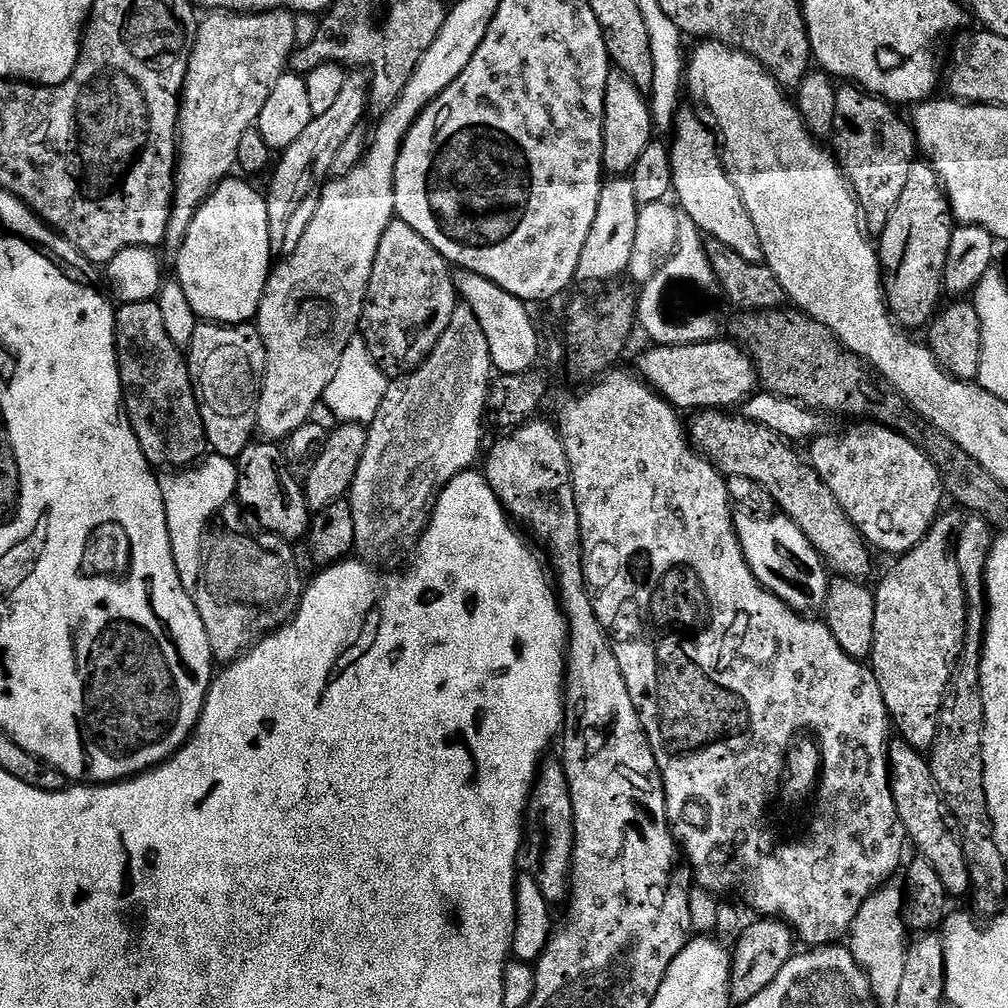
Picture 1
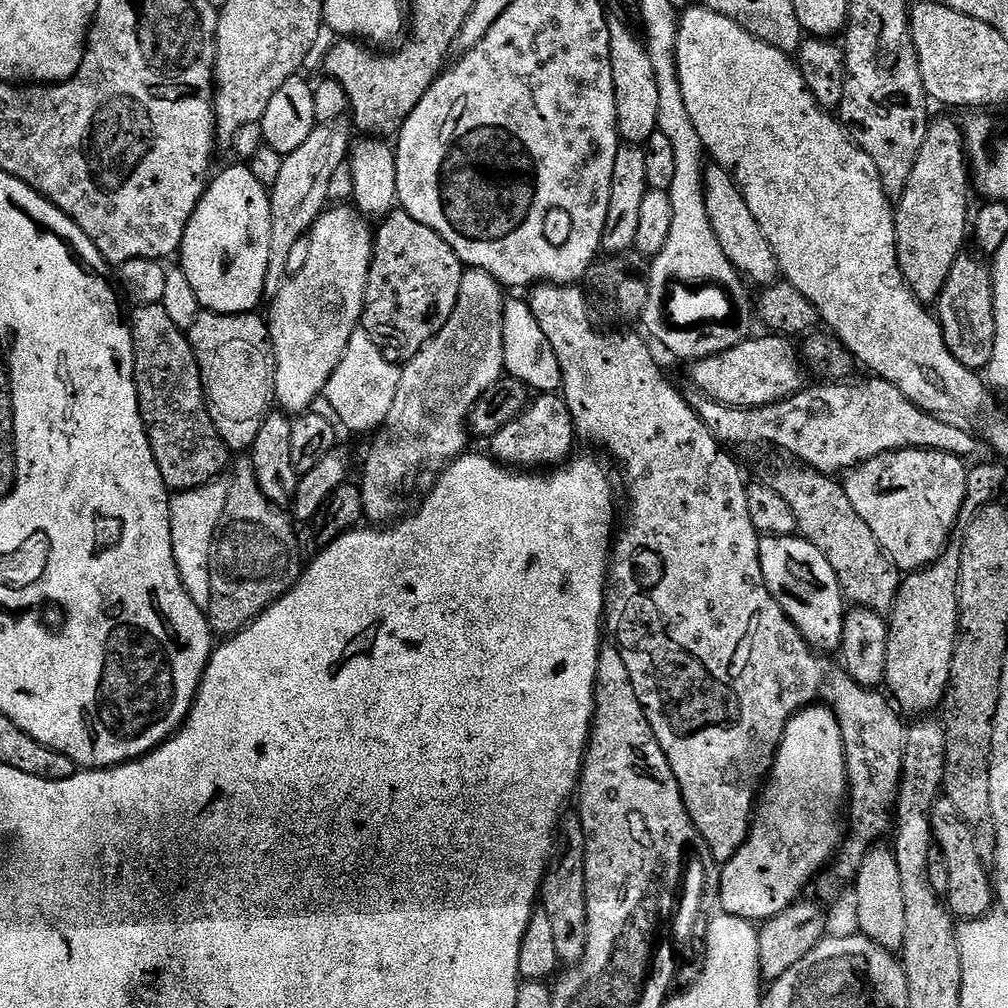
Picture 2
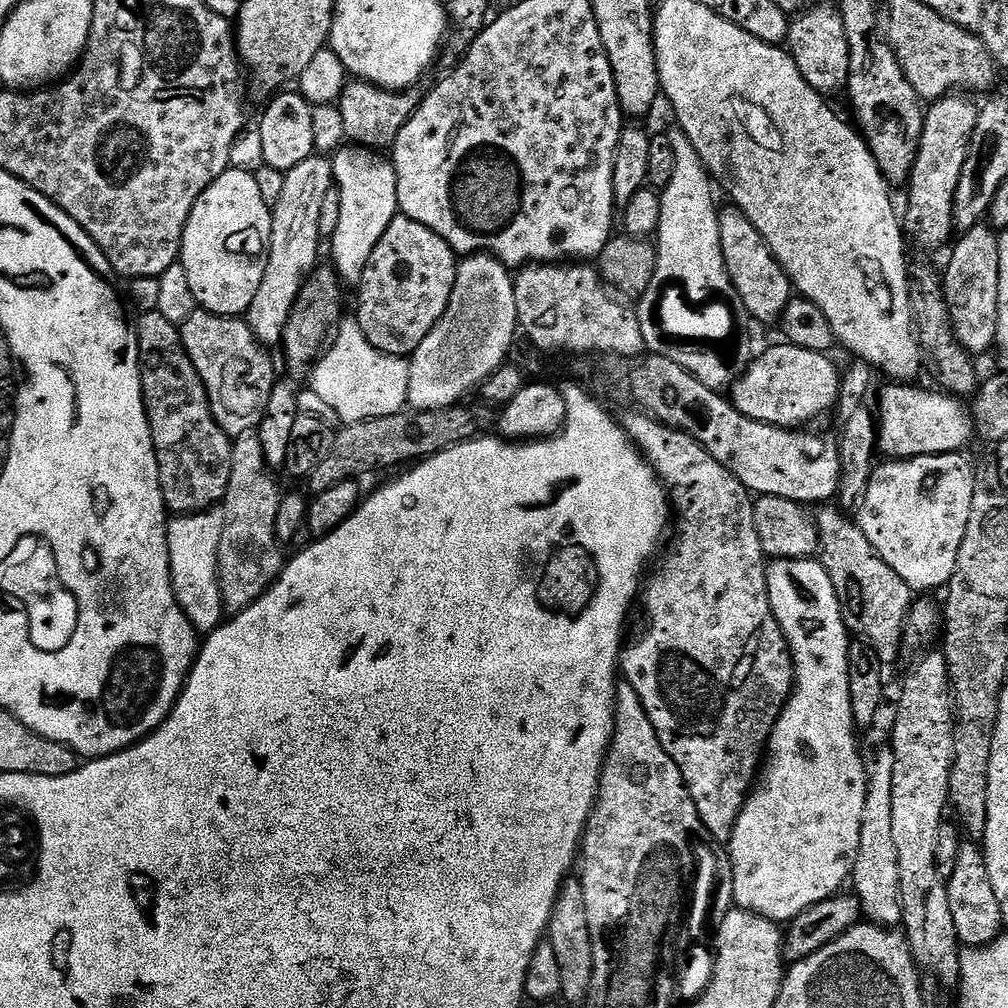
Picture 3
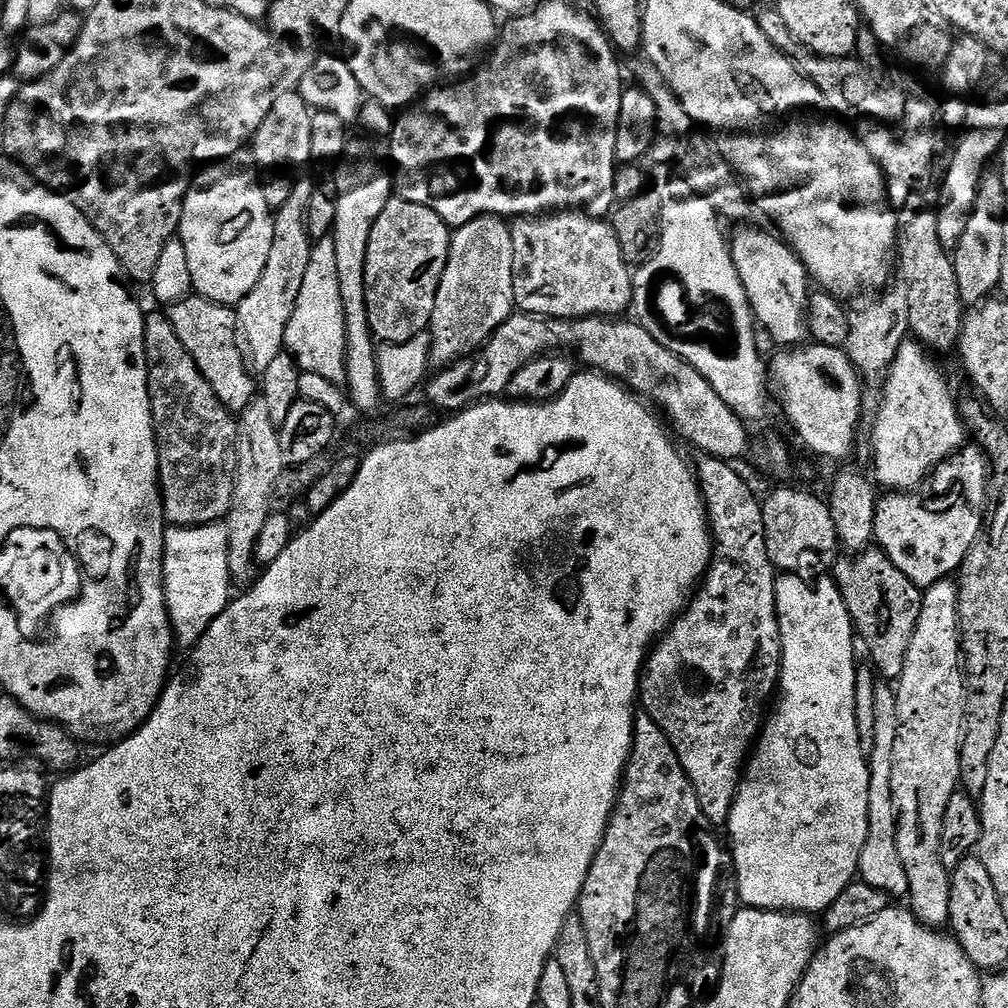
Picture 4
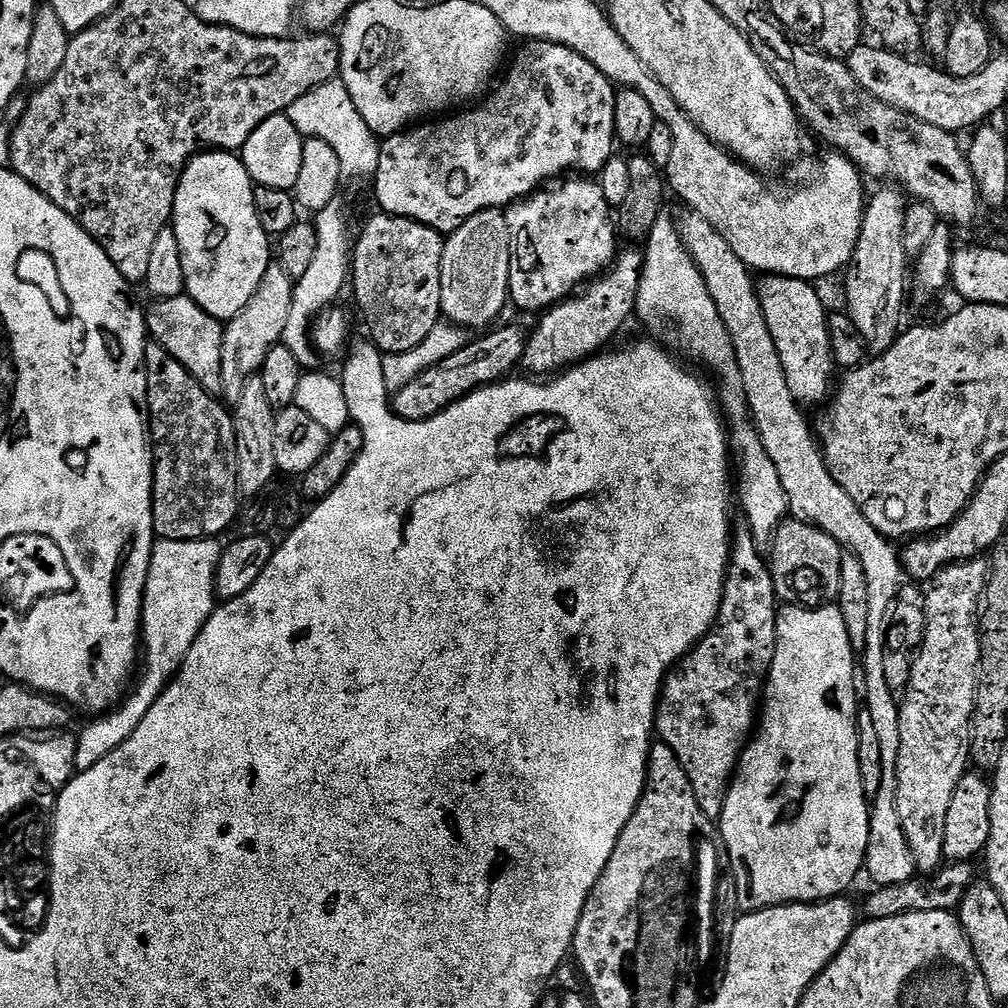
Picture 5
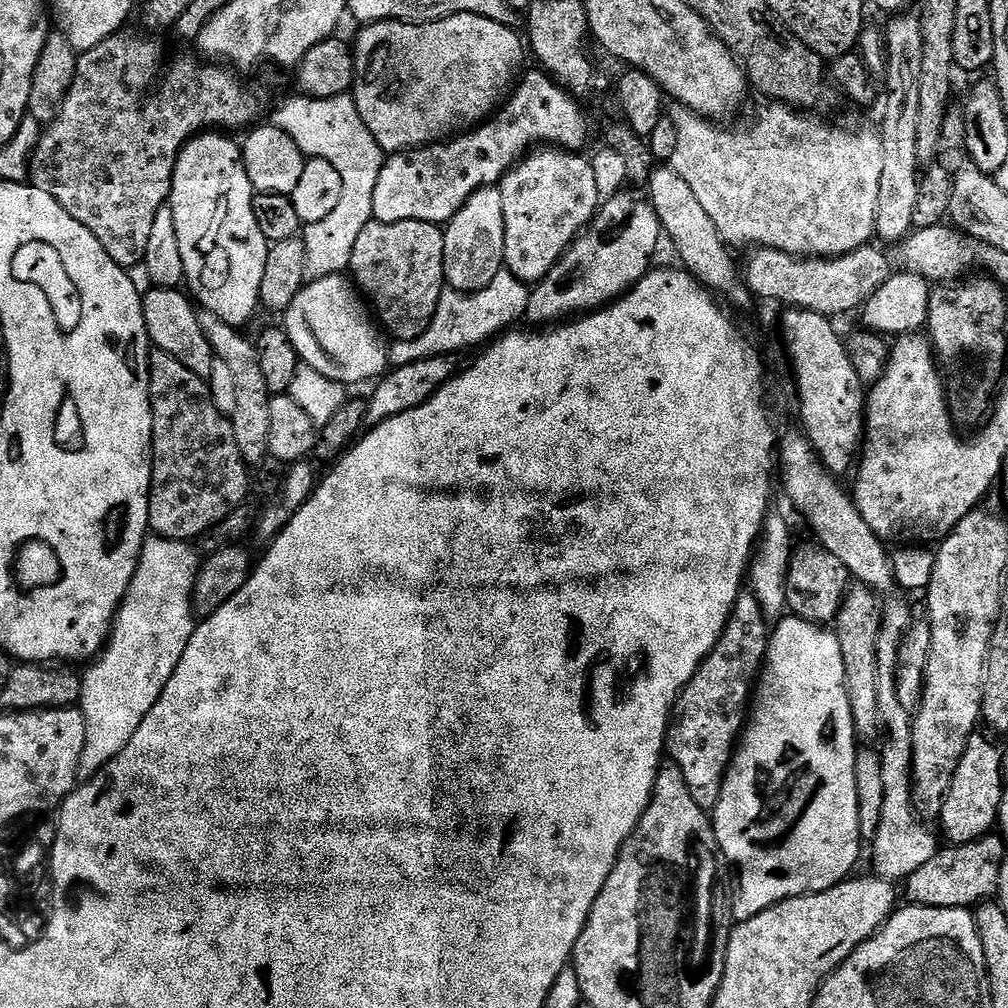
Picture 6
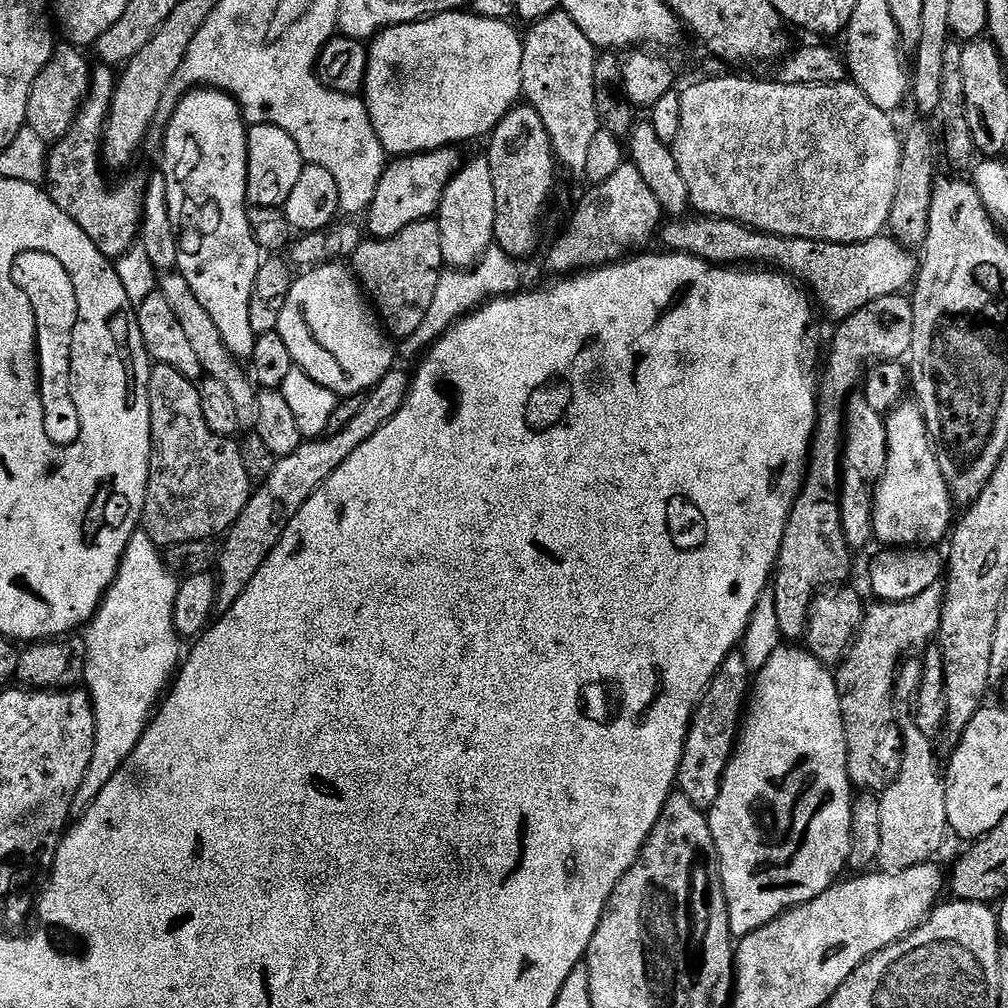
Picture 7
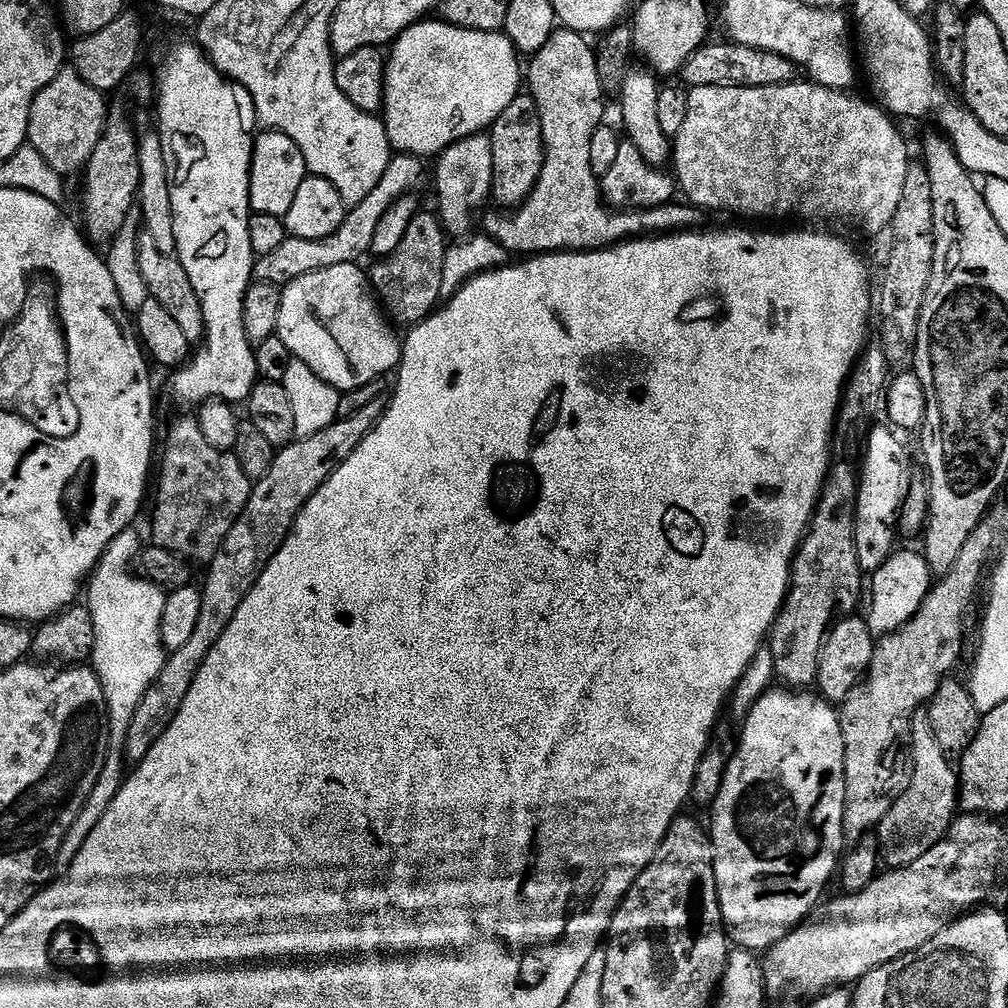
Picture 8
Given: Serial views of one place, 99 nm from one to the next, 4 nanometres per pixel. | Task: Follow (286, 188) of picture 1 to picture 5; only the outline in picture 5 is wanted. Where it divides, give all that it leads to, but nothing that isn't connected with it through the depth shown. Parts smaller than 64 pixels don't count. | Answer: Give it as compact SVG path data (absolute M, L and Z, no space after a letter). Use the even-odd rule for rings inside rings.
M278 262L269 263L266 274L262 274L262 282L258 282L258 290L254 290L254 298L250 298L248 305L234 319L227 321L222 342L222 396L229 405L235 406L238 398L242 398L246 382L259 373L266 362L266 354L283 341L295 289L292 276L286 274L284 267Z

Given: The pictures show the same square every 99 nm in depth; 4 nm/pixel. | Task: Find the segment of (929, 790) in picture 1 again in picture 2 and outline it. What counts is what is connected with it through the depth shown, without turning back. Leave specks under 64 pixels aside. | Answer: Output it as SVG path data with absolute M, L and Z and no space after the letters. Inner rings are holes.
M937 815L932 825L932 839L938 849L939 859L944 860L949 875L946 907L957 921L980 920L993 911L994 880L989 869L988 872L984 869L984 862L976 849L976 840L972 837L971 830L964 824L956 824L955 815L947 815Z

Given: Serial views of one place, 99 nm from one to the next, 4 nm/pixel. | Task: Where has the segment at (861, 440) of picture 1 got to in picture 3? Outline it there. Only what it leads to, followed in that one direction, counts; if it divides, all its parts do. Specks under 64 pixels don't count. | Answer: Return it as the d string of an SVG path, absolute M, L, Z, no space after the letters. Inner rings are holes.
M963 451L934 453L933 456L889 459L887 462L884 462L886 464L877 463L872 469L872 477L868 480L866 490L858 505L858 511L860 511L858 523L861 530L866 534L866 538L870 538L870 546L874 546L874 550L886 562L886 566L890 566L890 570L894 570L894 574L898 574L898 578L902 578L902 582L906 582L909 588L915 590L917 593L931 593L928 592L931 588L943 589L947 585L950 577L954 574L954 562L958 558L958 550L962 546L962 538L966 538L966 522L970 522L970 502L974 502L974 494L978 487L976 472L972 469L972 464L967 460L966 456Z

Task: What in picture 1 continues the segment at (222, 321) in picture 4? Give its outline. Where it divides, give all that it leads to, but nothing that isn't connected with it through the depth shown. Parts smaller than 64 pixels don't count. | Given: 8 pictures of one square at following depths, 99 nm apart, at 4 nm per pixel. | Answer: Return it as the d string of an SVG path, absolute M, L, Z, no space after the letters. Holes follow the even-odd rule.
M252 322L247 324L197 323L194 338L188 343L186 349L186 359L188 373L196 391L196 401L202 414L208 447L215 455L235 461L236 457L242 454L242 450L246 450L246 446L253 443L254 433L257 431L256 411L266 370L266 346L260 337L260 329Z

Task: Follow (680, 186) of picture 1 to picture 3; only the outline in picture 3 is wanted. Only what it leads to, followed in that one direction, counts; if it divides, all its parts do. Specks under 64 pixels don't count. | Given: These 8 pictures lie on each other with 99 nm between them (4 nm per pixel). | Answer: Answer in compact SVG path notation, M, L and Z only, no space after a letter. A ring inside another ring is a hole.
M735 206L721 207L720 213L720 245L726 262L726 270L738 290L742 294L742 302L746 306L749 317L753 321L761 320L764 324L774 325L781 319L788 301L794 296L792 281L784 272L784 268L773 256L768 243L762 234L746 218L741 208Z

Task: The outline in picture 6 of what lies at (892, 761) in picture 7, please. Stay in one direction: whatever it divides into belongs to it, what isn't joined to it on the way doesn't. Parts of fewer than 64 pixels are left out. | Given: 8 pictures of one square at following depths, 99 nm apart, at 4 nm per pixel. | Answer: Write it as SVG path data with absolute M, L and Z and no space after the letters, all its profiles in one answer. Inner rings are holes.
M856 582L849 587L848 597L839 615L834 621L835 631L842 646L842 662L846 666L846 690L850 698L850 710L854 718L857 737L872 742L882 732L880 711L878 710L878 640L880 638L880 621L882 604L877 593L865 584Z

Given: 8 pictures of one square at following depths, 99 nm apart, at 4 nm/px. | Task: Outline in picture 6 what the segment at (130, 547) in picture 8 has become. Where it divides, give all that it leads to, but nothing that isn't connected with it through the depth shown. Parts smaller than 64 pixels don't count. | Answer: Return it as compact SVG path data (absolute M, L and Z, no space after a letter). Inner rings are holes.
M155 534L144 541L136 573L120 603L108 642L99 657L91 661L90 668L82 672L78 707L86 718L86 746L80 759L81 781L95 778L111 760L122 754L122 750L126 750L130 738L138 734L138 726L142 726L146 714L154 710L158 698L166 690L166 682L170 682L174 670L178 670L178 662L182 662L182 654L186 654L186 646L190 646L190 638L196 633L198 620L192 611L192 591L201 563L201 553L191 543L168 540Z

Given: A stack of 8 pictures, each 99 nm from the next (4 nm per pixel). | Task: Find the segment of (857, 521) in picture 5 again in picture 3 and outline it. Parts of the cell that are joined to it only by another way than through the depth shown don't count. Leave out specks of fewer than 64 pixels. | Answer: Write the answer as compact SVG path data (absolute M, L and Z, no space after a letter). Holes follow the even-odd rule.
M891 747L884 749L876 756L876 761L871 761L868 768L868 793L866 794L866 807L862 810L862 838L858 842L858 858L854 862L854 870L850 877L854 895L860 899L860 911L871 923L881 926L896 926L903 921L902 914L902 886L898 878L898 849L894 847L894 830L890 827L890 821L894 806L892 795L894 794L894 758Z

